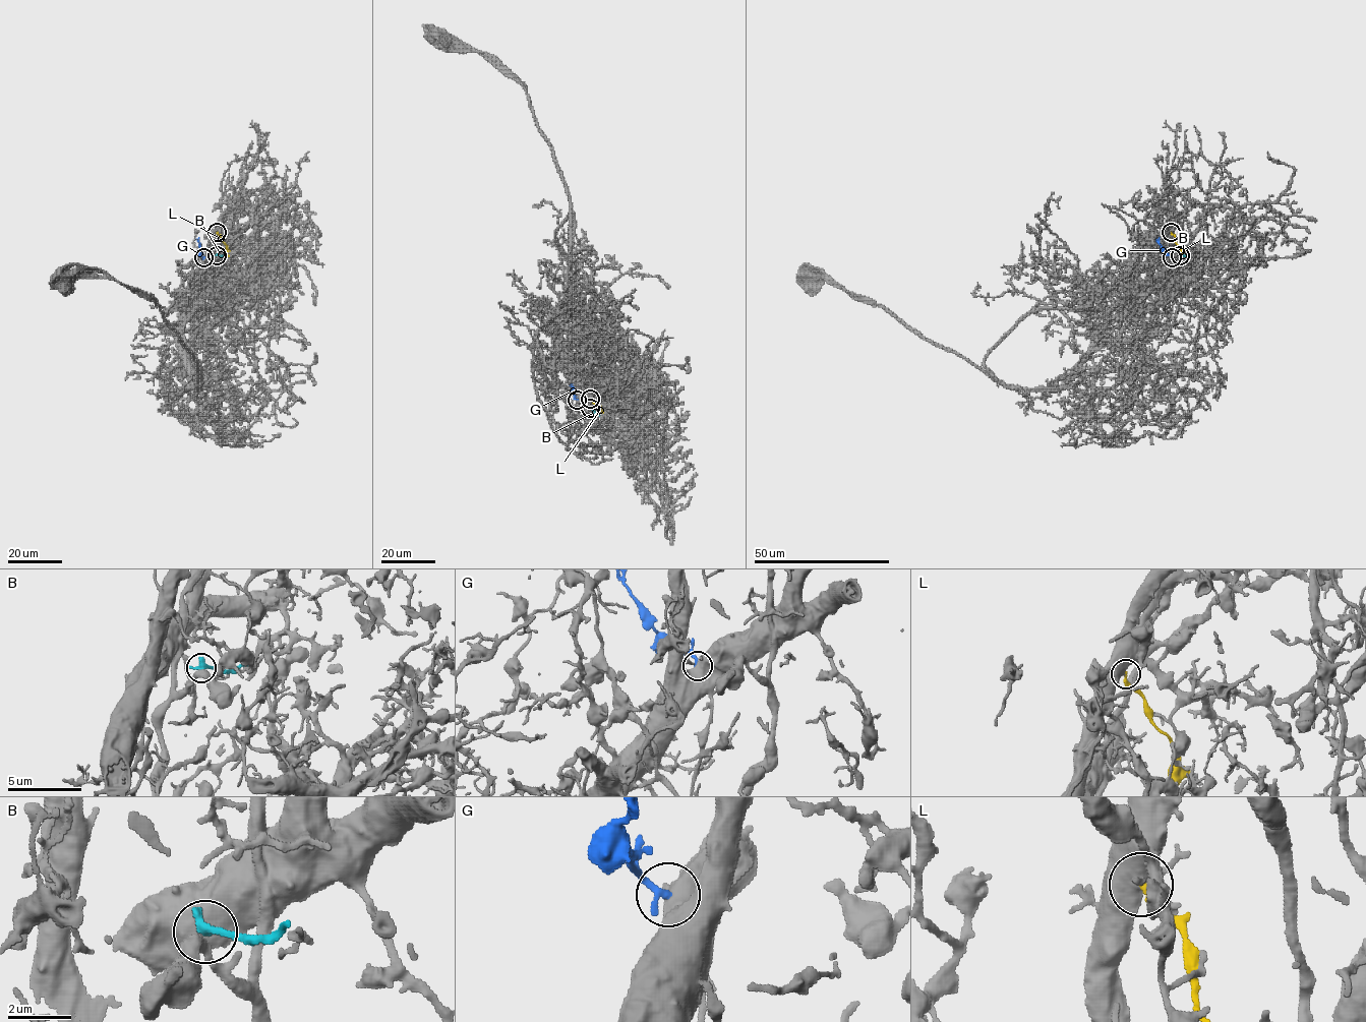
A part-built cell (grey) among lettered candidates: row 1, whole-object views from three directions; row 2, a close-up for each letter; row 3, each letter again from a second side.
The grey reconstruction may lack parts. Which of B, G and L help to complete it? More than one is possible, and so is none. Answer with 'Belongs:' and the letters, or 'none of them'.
Belongs: none of them

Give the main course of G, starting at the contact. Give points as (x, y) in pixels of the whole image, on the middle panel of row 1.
G: (577, 399), (573, 386)

